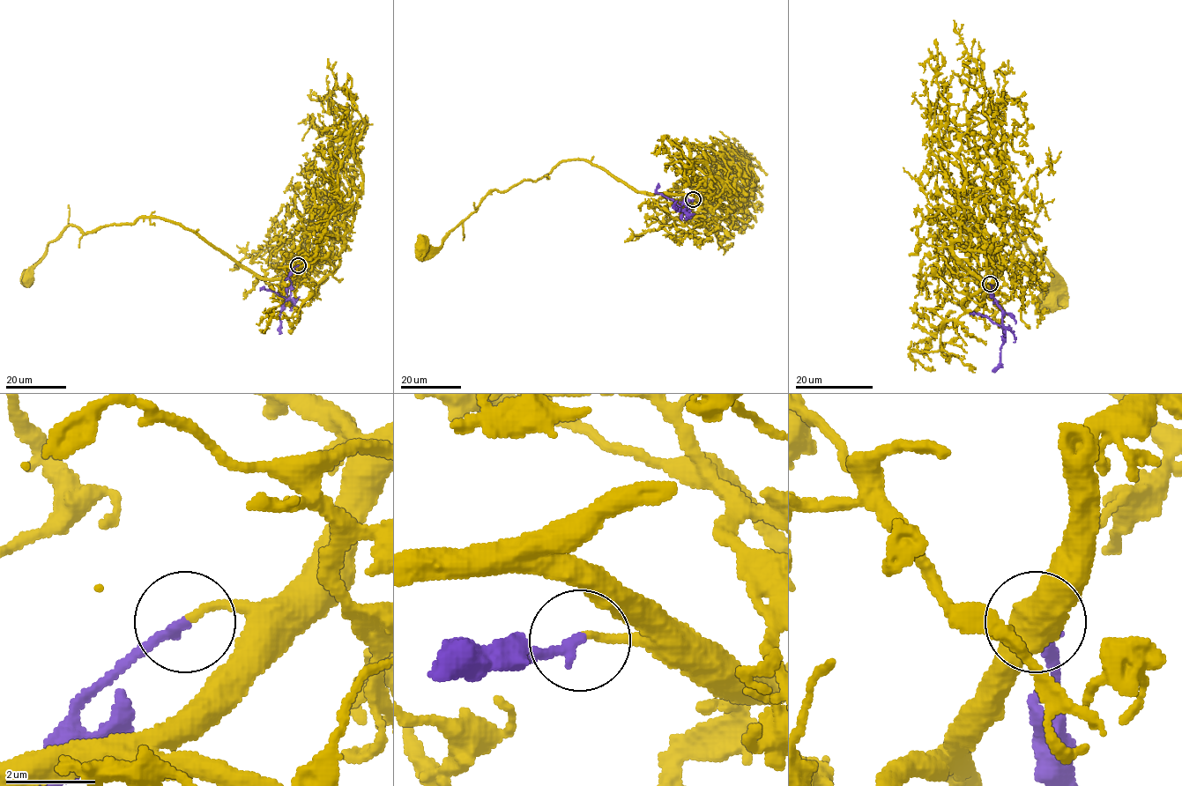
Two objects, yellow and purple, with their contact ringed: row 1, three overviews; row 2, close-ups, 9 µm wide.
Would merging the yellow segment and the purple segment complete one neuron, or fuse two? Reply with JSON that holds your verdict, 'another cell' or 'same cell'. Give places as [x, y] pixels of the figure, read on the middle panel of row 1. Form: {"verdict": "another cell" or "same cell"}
{"verdict": "same cell"}

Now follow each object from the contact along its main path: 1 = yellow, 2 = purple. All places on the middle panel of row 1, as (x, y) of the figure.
1: (693, 199), (636, 192), (601, 167), (574, 159), (536, 181), (493, 190), (439, 247), (424, 245)
2: (693, 199), (686, 201), (684, 203), (686, 210), (682, 209), (657, 191), (658, 183)

